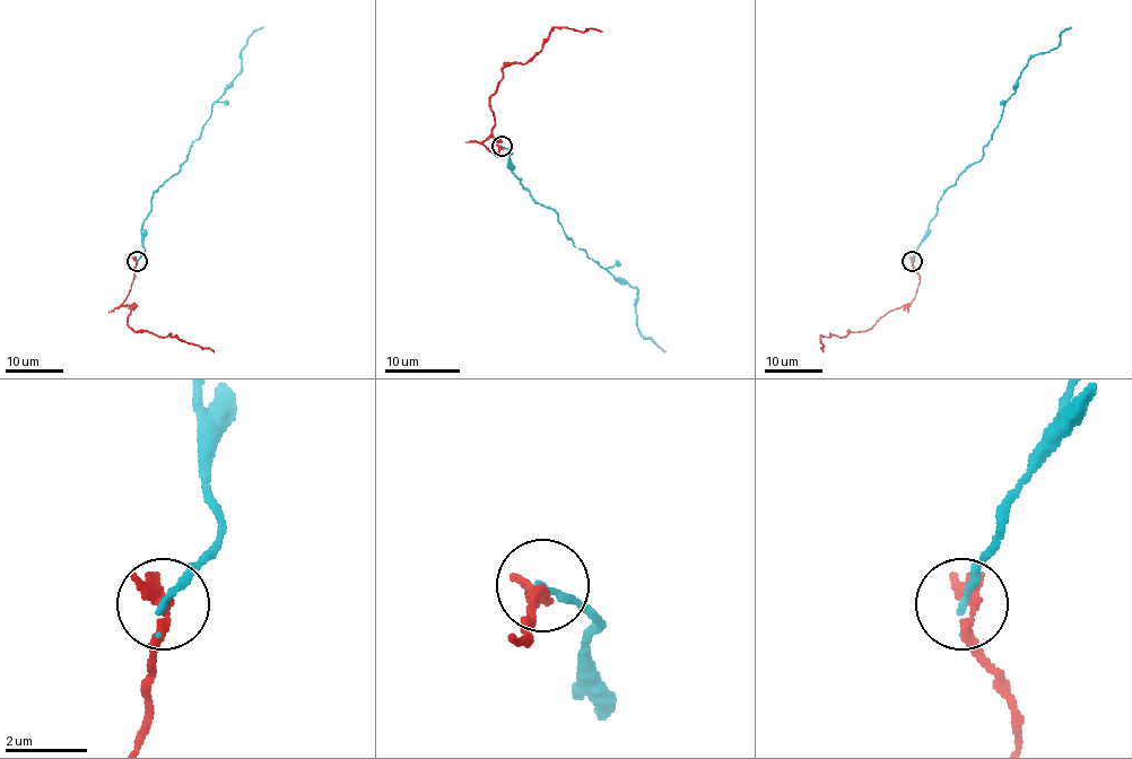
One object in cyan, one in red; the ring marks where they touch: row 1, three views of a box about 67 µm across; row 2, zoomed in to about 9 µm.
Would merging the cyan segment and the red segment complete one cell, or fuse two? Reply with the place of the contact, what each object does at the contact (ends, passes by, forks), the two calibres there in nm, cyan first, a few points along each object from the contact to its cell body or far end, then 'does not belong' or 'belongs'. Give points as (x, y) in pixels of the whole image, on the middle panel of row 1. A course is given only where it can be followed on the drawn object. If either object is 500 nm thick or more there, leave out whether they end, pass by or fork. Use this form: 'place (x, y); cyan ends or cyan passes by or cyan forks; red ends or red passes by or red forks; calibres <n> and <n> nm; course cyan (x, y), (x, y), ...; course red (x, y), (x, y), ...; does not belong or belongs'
place (502, 146); cyan ends; red ends; calibres 180 and 320 nm; course cyan (501, 146), (512, 153), (508, 166), (522, 185), (557, 216), (576, 247), (637, 291), (638, 332), (665, 351); course red (501, 147), (497, 157), (484, 140), (495, 119), (489, 98), (503, 70), (528, 62), (556, 26), (601, 32); does not belong

